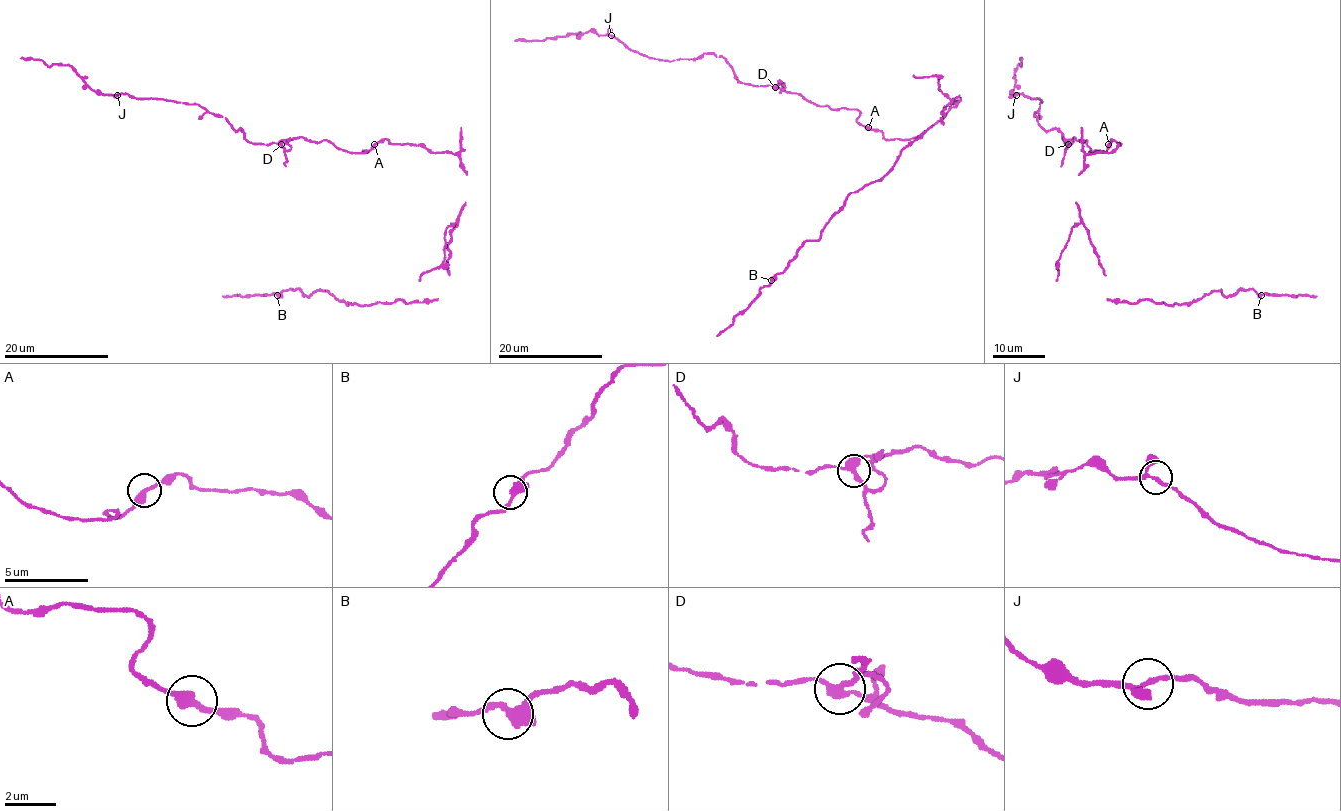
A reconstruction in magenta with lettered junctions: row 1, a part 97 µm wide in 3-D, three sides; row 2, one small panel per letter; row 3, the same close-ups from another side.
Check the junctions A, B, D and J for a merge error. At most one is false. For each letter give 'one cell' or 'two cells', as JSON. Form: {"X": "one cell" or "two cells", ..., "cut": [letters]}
{"A": "one cell", "B": "one cell", "D": "two cells", "J": "one cell", "cut": ["D"]}

